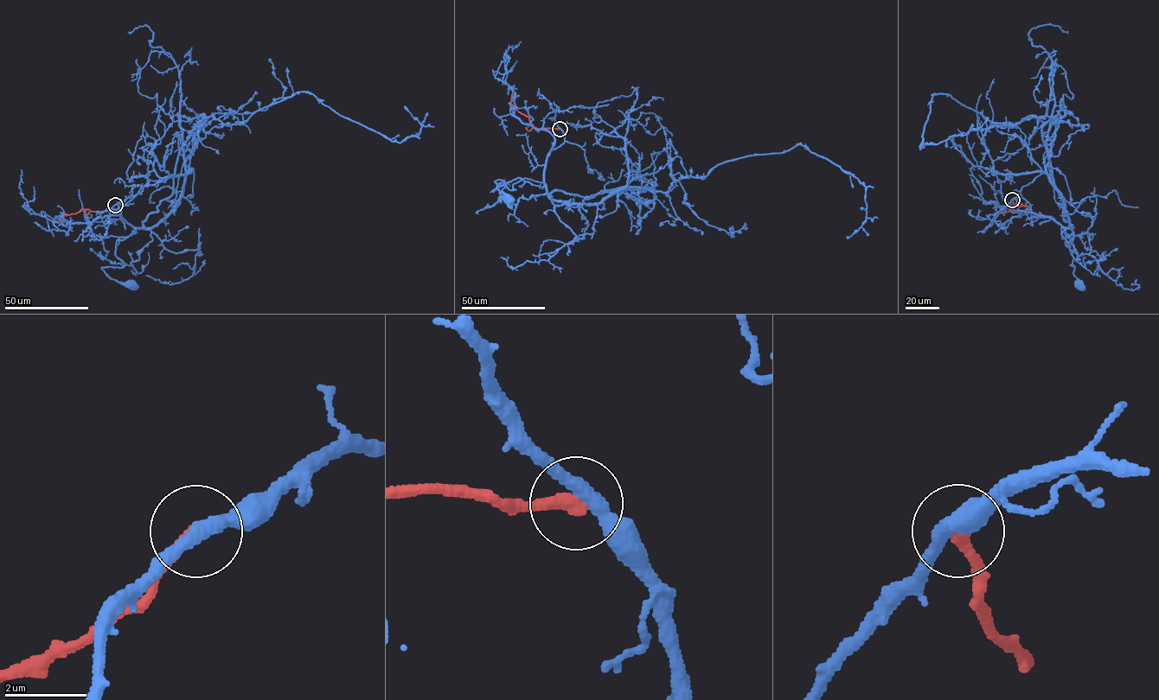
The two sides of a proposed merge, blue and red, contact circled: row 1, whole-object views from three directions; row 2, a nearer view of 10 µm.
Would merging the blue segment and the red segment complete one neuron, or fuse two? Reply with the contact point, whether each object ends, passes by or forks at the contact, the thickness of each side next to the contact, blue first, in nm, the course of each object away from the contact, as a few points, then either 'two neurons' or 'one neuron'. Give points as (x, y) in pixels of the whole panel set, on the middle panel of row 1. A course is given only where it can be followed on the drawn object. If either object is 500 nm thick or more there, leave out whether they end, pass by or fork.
(560, 129) | blue passes by | red ends | 340/360 nm | blue via (560, 129), (564, 141), (547, 156), (545, 185), (524, 178), (509, 189), (495, 181), (509, 199) | red via (560, 129), (534, 129), (529, 118), (511, 105), (514, 88) | two neurons

